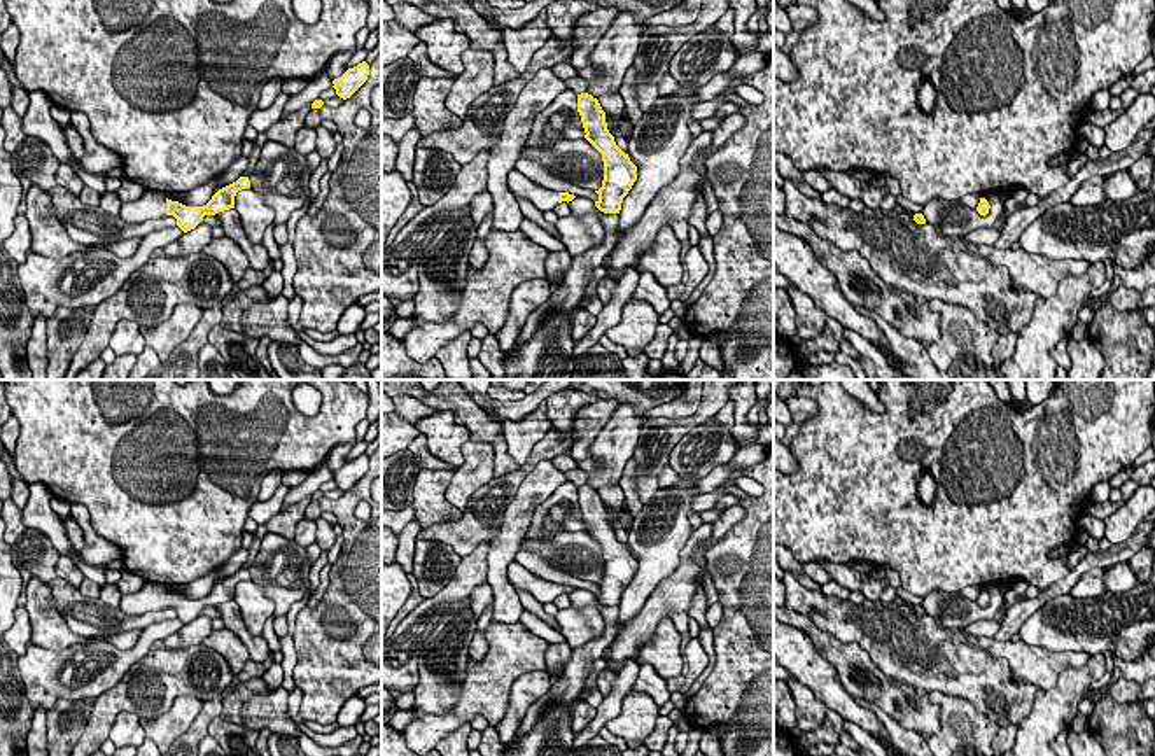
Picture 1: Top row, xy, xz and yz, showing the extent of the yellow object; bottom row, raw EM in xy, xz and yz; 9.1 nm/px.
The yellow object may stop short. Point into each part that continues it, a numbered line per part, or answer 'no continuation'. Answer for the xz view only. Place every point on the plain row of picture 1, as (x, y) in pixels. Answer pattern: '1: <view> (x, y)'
1: xz (520, 578)

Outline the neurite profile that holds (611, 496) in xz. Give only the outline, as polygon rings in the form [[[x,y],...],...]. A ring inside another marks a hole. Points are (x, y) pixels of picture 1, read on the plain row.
[[[606,485],[598,488],[598,495],[616,514],[623,513],[625,494],[620,485]]]

